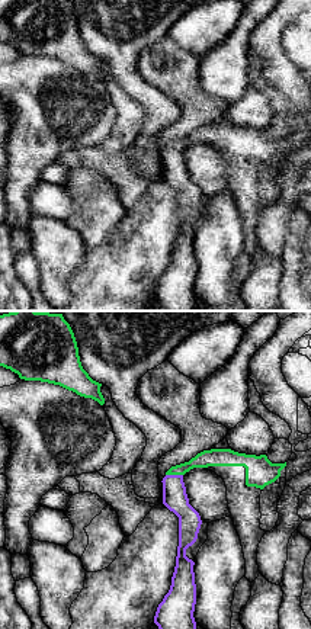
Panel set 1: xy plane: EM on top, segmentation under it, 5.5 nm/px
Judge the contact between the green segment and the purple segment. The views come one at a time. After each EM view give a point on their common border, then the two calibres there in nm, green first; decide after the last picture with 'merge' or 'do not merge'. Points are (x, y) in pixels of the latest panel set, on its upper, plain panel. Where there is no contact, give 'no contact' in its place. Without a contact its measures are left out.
(175, 148) | 100/140 nm

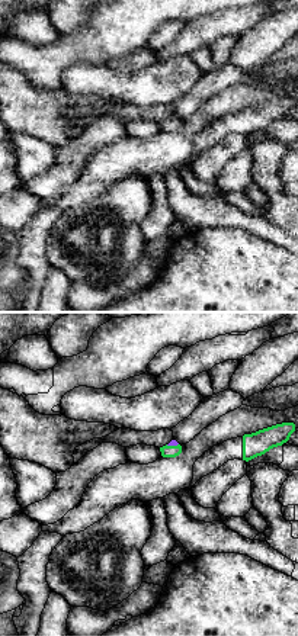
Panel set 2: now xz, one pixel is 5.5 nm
(172, 121) | 70/30 nm

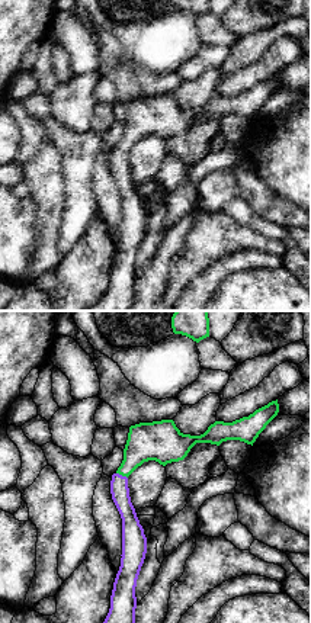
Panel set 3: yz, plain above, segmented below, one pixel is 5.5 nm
(122, 150) | 220/100 nm

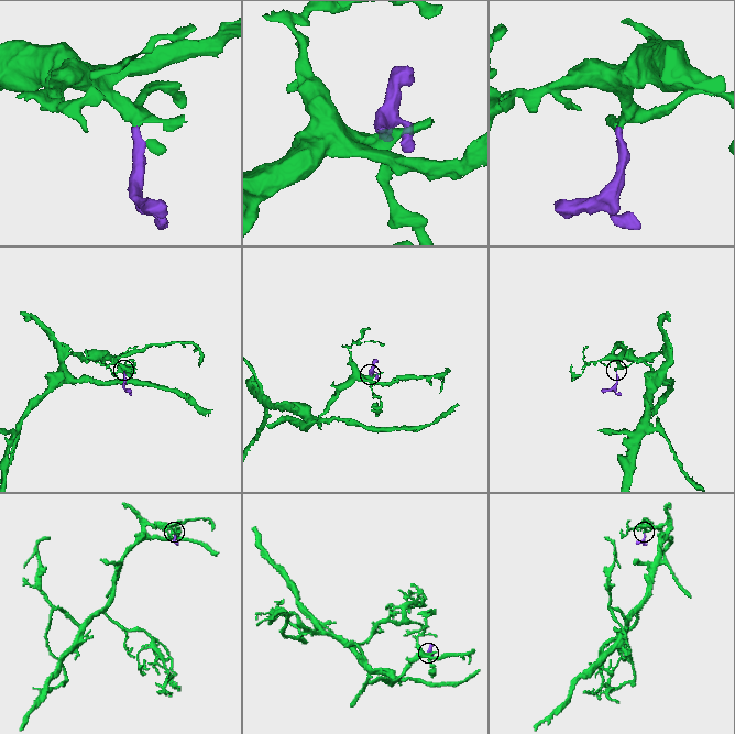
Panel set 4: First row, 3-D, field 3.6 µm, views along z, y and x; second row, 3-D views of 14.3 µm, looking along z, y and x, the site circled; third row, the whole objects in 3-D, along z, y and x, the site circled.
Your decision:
merge

